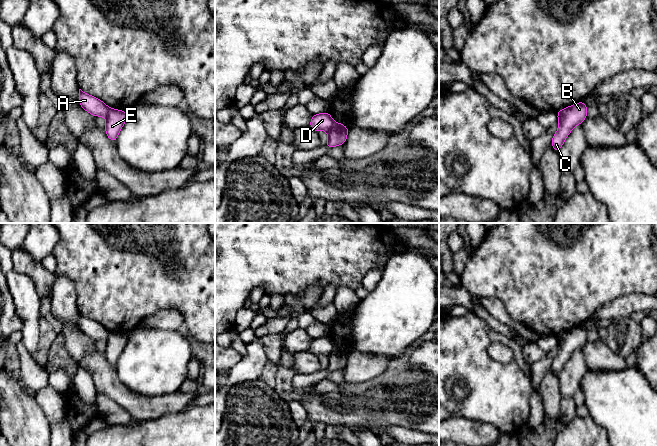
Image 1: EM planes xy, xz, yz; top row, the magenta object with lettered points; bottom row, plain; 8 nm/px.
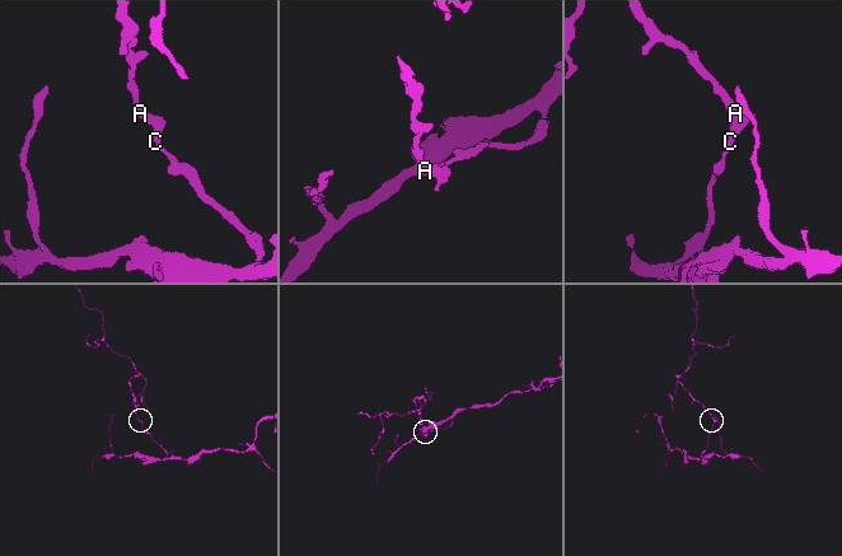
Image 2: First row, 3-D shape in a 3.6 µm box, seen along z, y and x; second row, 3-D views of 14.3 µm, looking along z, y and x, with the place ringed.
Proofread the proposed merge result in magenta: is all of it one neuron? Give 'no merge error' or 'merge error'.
merge error

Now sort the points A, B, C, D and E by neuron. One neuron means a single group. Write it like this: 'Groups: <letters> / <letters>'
Groups: A D / B C E

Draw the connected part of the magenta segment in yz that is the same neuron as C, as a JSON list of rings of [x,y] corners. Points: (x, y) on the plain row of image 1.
[[[578,326],[567,331],[558,341],[559,351],[552,361],[552,371],[556,376],[560,375],[565,363],[572,353],[581,348],[587,341],[587,330],[584,326]]]

